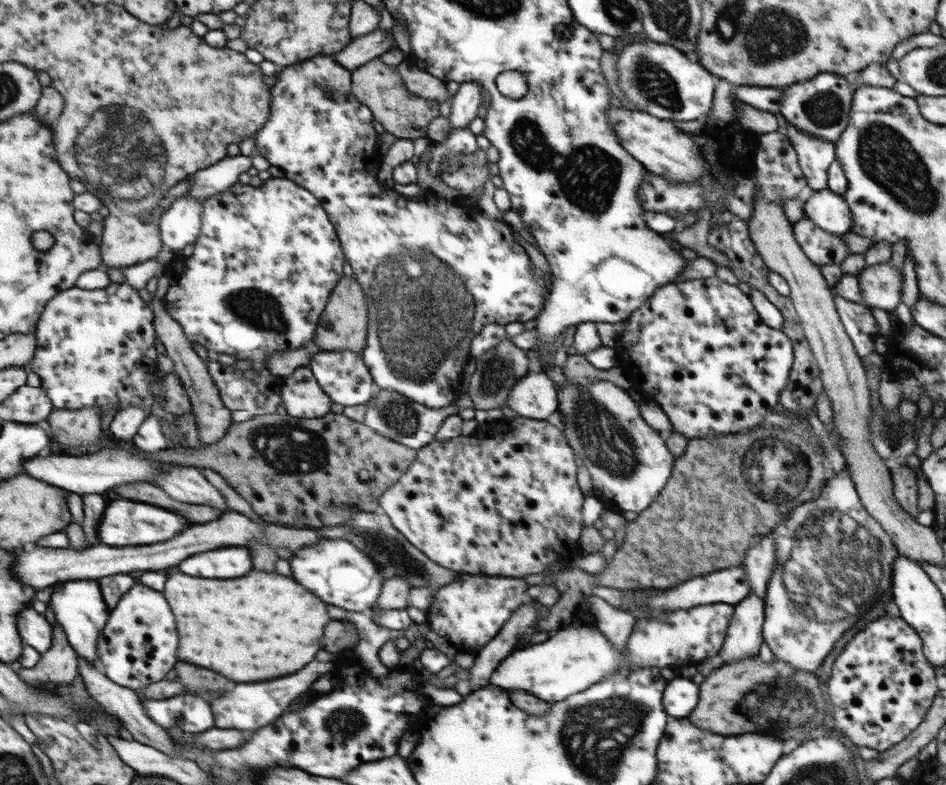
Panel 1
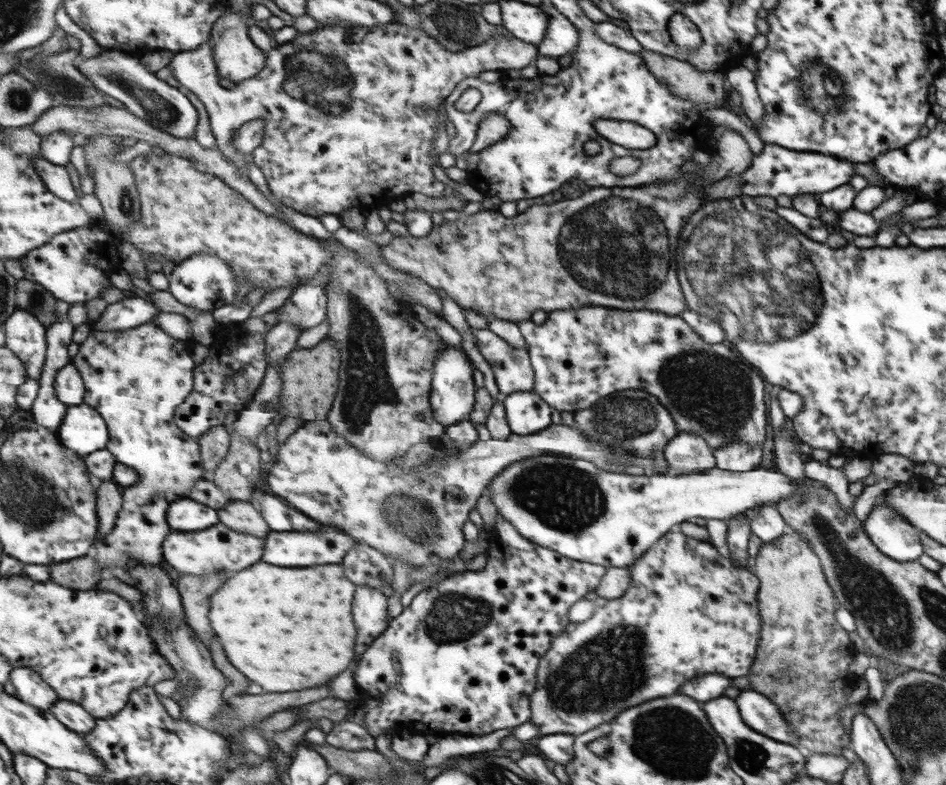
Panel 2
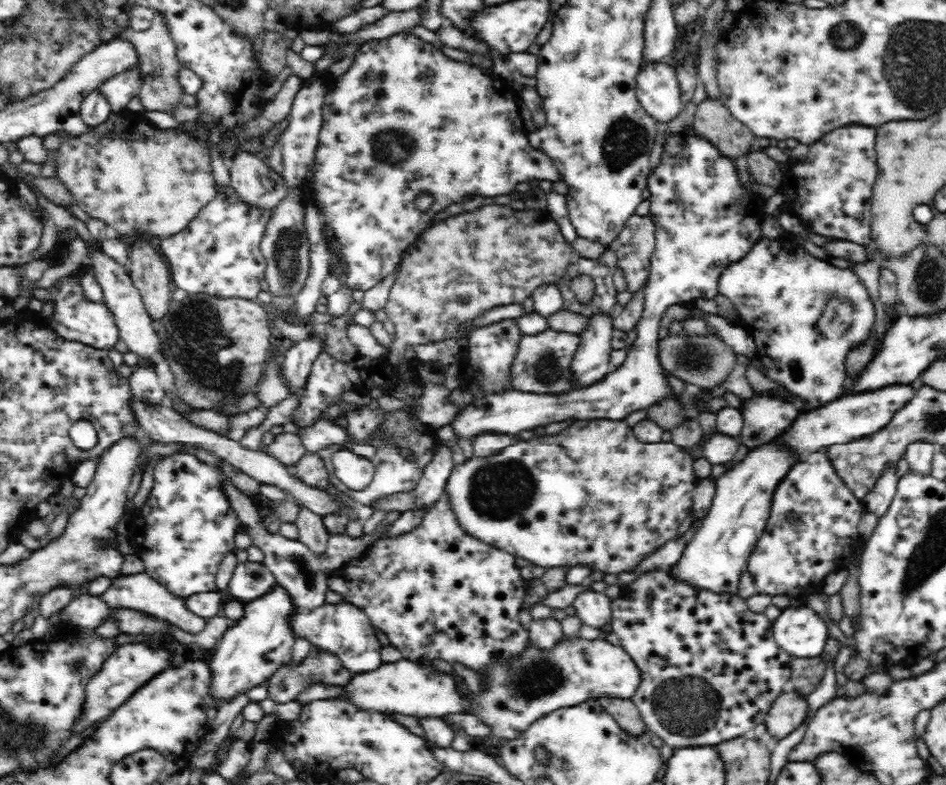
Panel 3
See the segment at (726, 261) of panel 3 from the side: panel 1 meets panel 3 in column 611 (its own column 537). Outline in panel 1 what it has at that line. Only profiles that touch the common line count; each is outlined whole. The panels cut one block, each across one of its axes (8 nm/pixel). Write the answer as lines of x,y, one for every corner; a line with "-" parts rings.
530,369
528,374
513,384
506,405
516,416
543,420
559,408
556,386
546,373

